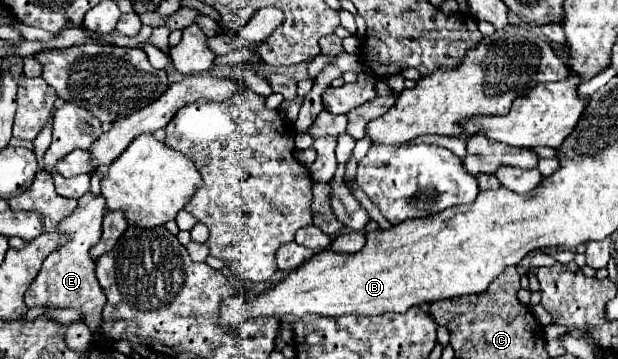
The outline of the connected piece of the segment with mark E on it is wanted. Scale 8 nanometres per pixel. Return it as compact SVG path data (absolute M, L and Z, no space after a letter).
M86 193L78 199L78 207L72 211L70 217L66 217L60 225L60 229L70 237L62 249L50 253L44 259L44 265L30 285L30 289L24 295L24 301L28 307L74 307L84 315L86 325L90 325L92 331L96 331L102 323L102 307L104 307L104 293L96 281L96 265L90 259L90 247L100 241L102 233L102 217L106 199L102 195Z

